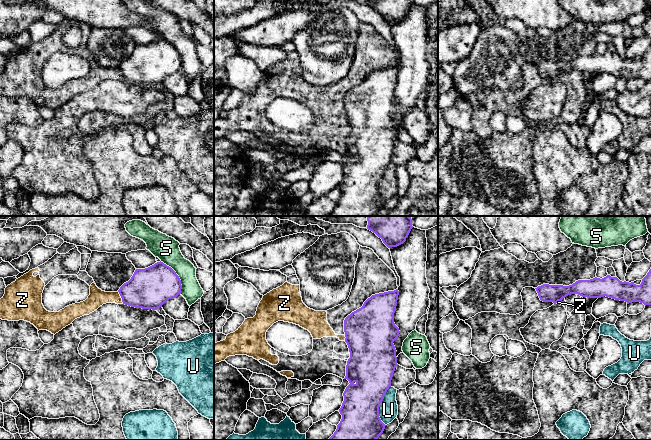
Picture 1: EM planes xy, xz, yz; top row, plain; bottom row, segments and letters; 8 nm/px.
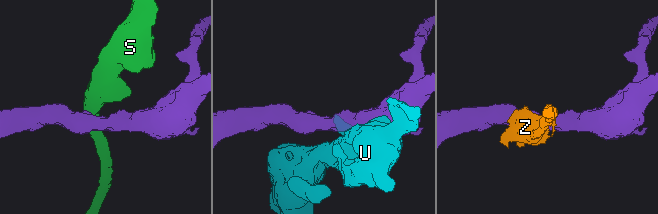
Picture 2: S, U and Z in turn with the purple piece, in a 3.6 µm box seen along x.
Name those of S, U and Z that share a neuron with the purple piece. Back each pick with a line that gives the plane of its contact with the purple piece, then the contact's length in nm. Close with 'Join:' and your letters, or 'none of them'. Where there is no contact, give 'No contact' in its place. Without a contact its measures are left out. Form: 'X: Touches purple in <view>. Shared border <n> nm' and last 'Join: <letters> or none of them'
Join: none of them

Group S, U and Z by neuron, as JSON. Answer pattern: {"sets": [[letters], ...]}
{"sets": [["S"], ["U"], ["Z"]]}

